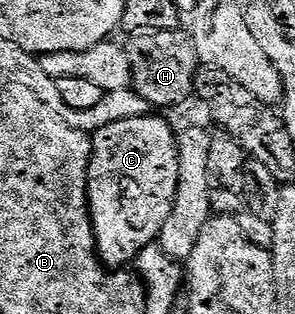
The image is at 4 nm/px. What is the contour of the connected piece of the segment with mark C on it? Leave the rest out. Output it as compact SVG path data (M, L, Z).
M137 117L108 121L94 131L91 140L91 160L87 163L87 205L98 253L111 262L131 262L152 245L151 241L156 241L162 226L169 219L178 190L176 131L171 131L170 124L163 118Z

